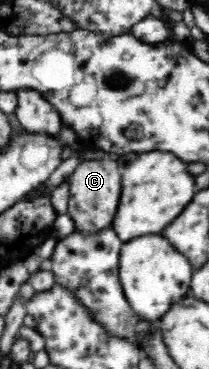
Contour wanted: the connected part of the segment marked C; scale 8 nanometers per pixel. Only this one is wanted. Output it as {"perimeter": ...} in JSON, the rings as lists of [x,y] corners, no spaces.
{"perimeter":[[[109,159],[83,161],[70,175],[67,215],[74,222],[74,231],[80,235],[94,235],[113,228],[114,215],[120,203],[120,175],[116,171],[116,165],[116,161]]]}

